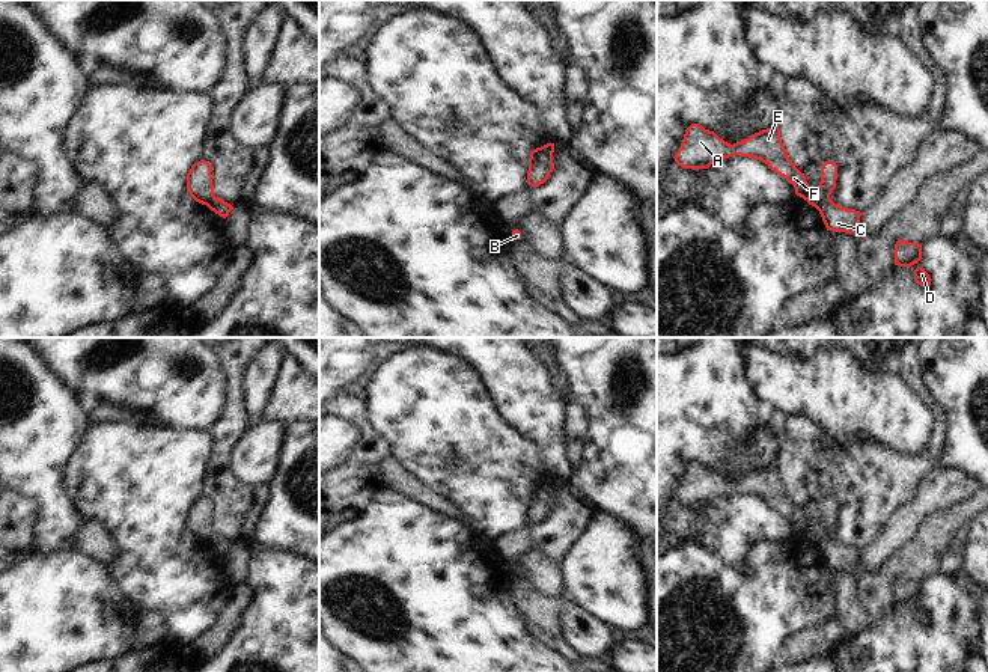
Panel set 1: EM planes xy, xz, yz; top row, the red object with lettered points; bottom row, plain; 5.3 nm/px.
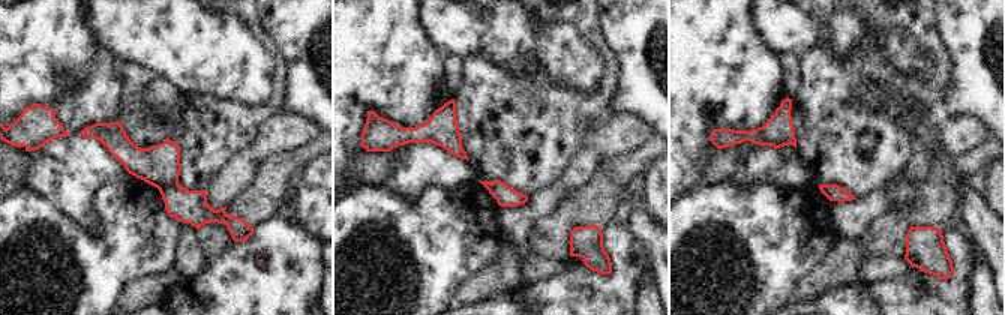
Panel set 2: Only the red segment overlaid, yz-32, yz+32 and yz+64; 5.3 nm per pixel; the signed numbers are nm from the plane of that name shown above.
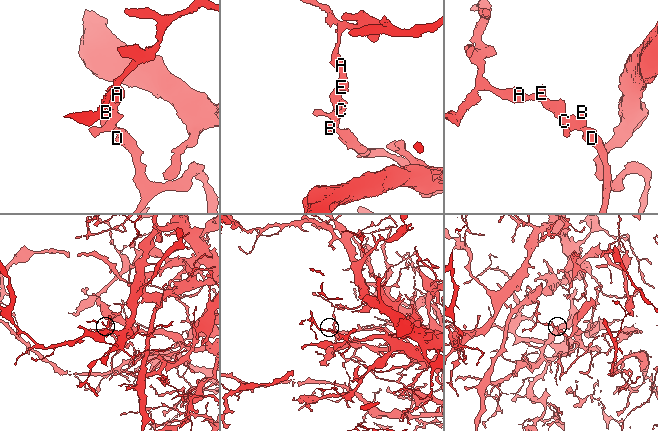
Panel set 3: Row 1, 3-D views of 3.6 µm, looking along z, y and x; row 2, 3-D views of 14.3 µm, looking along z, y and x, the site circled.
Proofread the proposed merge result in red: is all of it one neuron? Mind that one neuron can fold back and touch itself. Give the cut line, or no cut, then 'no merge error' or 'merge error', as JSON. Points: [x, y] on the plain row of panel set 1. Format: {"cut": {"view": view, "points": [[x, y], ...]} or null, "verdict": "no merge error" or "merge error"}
{"cut": {"view": "yz", "points": [[829, 534], [818, 532], [808, 538]]}, "verdict": "merge error"}

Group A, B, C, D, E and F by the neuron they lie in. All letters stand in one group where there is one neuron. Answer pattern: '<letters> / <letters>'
A E F / B C D

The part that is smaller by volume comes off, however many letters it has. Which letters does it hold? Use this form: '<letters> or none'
B, C, D

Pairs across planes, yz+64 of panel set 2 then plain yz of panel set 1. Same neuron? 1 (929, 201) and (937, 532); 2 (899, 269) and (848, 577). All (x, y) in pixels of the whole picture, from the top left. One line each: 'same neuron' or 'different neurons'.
1: same neuron
2: same neuron

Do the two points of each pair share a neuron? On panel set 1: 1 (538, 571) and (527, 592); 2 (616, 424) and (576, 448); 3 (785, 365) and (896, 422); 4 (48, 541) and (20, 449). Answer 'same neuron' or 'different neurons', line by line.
1: different neurons
2: different neurons
3: same neuron
4: same neuron

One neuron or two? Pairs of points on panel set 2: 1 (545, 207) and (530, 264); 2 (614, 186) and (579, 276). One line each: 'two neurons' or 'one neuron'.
1: one neuron
2: two neurons

